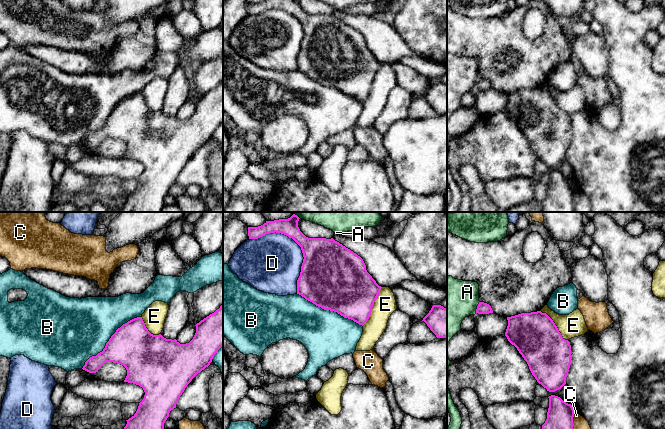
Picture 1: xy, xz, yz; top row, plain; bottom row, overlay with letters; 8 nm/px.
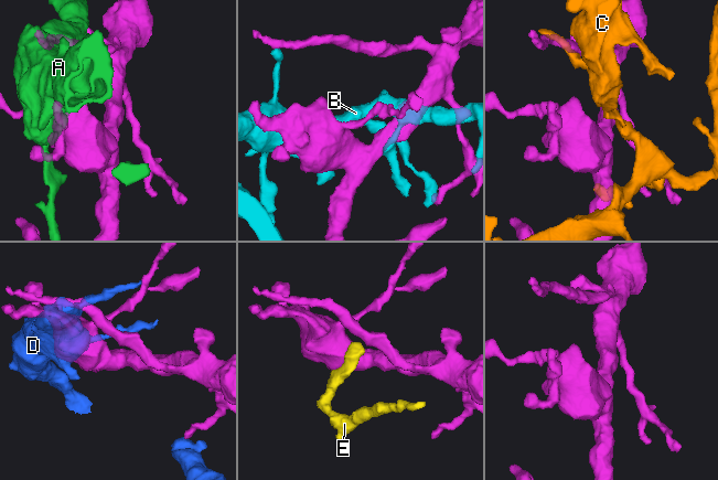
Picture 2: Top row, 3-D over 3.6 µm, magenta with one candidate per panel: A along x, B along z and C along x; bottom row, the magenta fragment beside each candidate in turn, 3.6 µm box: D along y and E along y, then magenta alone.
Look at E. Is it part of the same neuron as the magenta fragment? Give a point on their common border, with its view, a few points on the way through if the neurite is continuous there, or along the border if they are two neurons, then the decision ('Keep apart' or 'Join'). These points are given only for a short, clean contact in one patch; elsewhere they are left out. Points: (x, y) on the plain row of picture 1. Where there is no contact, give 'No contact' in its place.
Touches magenta at xz (372, 82). Keep apart

